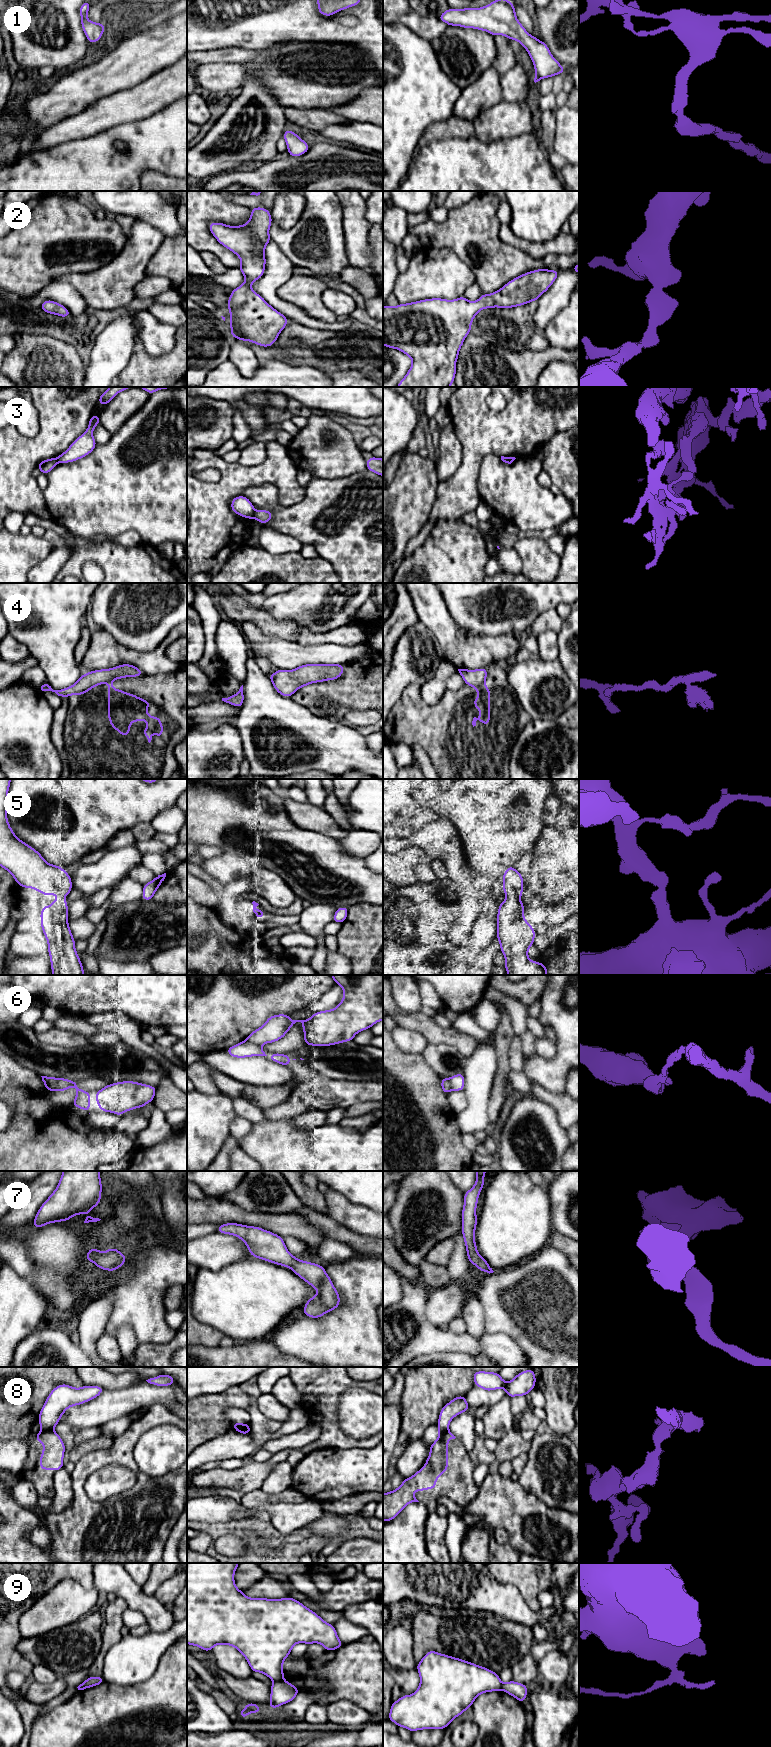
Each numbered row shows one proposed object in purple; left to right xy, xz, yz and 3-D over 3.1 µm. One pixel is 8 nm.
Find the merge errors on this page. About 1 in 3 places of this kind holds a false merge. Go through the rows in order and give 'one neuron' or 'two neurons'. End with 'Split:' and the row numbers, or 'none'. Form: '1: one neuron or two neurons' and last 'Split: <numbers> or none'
1: one neuron
2: one neuron
3: two neurons
4: two neurons
5: one neuron
6: two neurons
7: one neuron
8: two neurons
9: two neurons
Split: 3, 4, 6, 8, 9

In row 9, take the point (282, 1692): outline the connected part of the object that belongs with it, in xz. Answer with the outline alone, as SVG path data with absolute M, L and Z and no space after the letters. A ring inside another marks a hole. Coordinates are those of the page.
M285 1680L274 1682L270 1686L270 1688L271 1688L269 1700L270 1709L278 1708L283 1704L293 1701L293 1699L300 1692L297 1687L295 1687L293 1684Z

